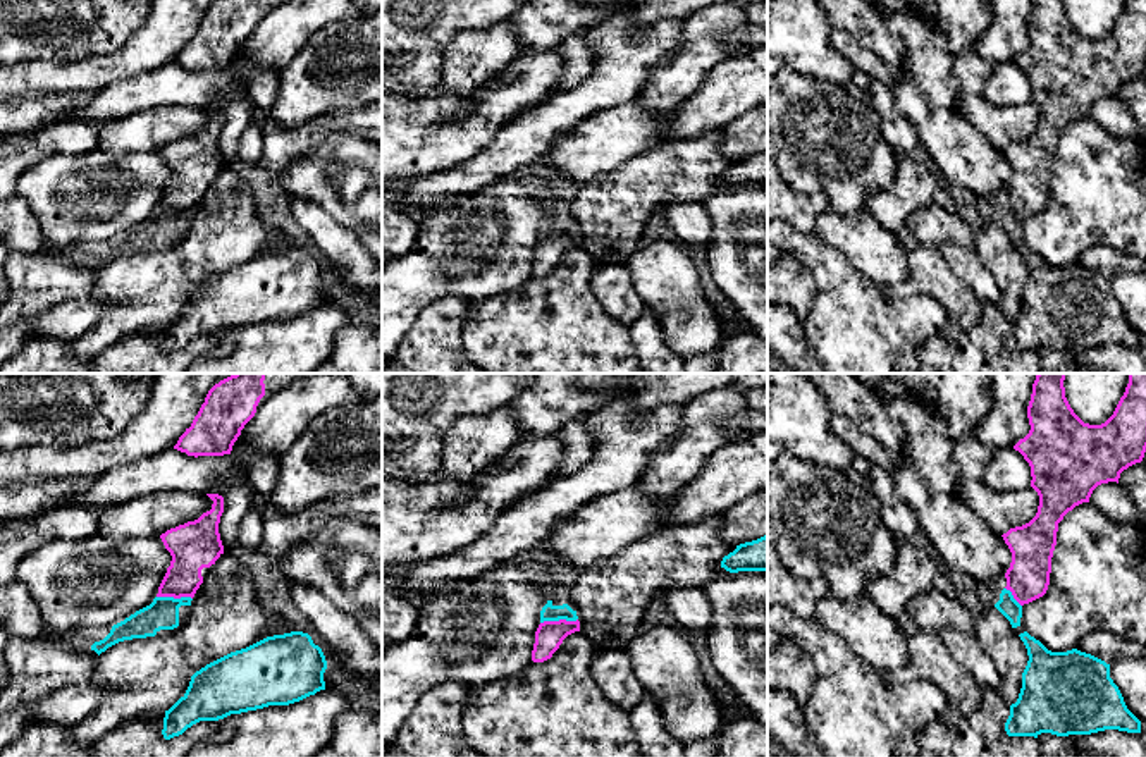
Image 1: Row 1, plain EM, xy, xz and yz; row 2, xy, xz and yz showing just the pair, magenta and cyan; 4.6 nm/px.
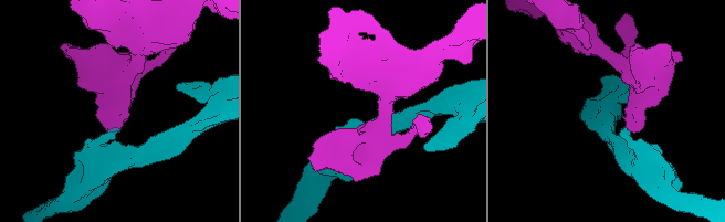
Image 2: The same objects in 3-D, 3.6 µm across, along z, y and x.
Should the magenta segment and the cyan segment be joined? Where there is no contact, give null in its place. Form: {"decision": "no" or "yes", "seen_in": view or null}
{"decision": "no", "seen_in": "xz"}

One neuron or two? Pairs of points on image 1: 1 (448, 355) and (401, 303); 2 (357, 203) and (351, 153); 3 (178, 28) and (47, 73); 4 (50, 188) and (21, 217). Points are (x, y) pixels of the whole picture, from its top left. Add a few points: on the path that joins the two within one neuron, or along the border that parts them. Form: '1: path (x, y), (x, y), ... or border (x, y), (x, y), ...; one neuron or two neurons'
1: border (451, 296), (427, 305), (400, 344); two neurons
2: path (357, 191), (351, 166); one neuron
3: path (145, 52), (126, 64), (93, 74), (80, 74); one neuron
4: border (18, 195), (26, 202), (45, 243); two neurons

